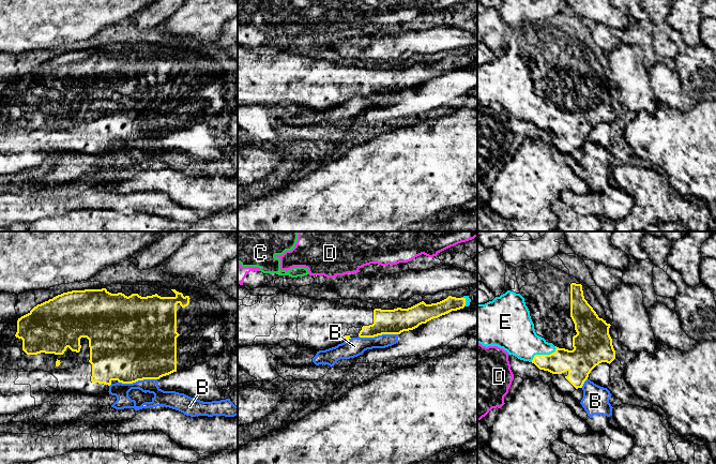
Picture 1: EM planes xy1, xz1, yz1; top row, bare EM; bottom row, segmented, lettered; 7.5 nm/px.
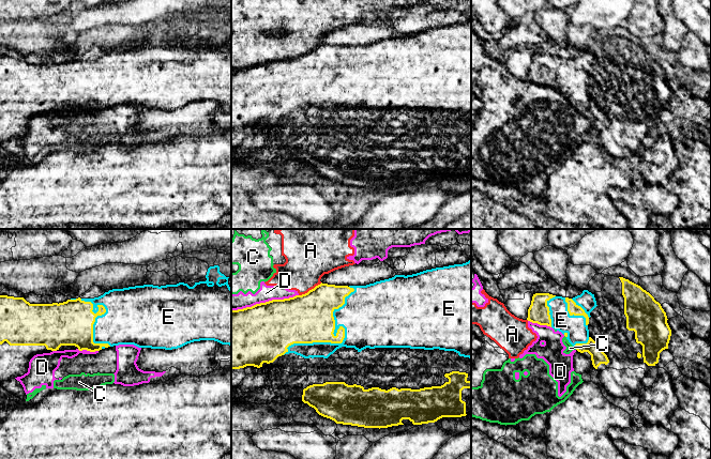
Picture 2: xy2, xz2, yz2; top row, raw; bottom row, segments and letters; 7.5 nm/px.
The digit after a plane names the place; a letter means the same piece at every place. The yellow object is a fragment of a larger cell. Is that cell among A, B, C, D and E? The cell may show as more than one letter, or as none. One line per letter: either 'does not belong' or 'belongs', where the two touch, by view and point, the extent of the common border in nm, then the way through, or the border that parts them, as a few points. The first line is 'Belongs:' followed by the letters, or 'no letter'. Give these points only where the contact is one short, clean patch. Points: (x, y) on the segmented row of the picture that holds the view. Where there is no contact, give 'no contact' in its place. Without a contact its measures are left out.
Belongs: E
A: does not belong | xz2 (309, 290) | 200 nm | along xz2 (321, 282), (299, 295)
B: does not belong | xy1 (137, 380) | 300 nm | along xy1 (156, 378), (143, 378), (132, 383), (118, 382)
C: does not belong | no contact
D: does not belong | xz2 (266, 302) | 500 nm
E: belongs | xz2 (343, 339) | 750 nm

